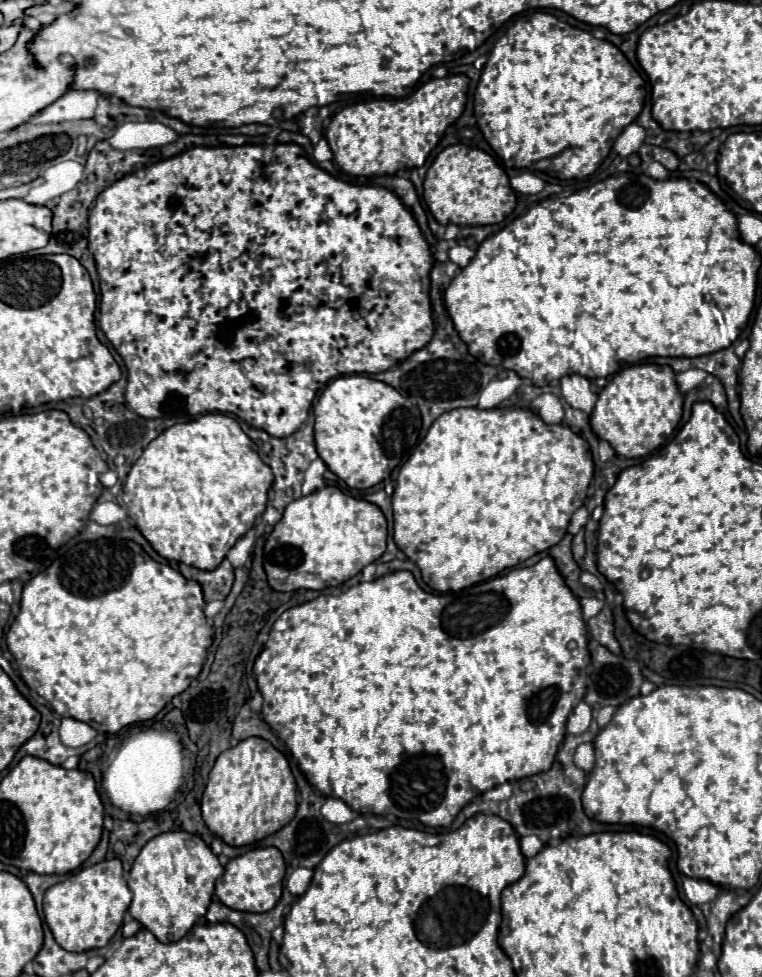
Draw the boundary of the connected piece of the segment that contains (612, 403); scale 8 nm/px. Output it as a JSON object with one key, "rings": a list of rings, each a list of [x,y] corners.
{"rings":[[[630,365],[616,373],[598,395],[590,415],[594,433],[608,441],[618,455],[644,457],[664,445],[682,417],[682,393],[668,365]]]}

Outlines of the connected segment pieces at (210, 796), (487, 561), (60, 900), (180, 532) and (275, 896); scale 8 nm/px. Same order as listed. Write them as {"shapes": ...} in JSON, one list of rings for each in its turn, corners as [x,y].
{"shapes":[[[[248,737],[218,757],[202,795],[204,823],[232,847],[252,845],[280,831],[290,823],[296,807],[298,793],[288,759],[272,743],[260,737]]],[[[462,407],[446,411],[400,467],[392,495],[394,541],[420,567],[426,585],[440,593],[460,591],[556,545],[566,535],[572,513],[586,499],[592,473],[590,449],[568,425],[548,425],[528,409]]],[[[104,859],[90,867],[68,875],[62,883],[46,889],[44,917],[56,939],[56,943],[74,953],[106,947],[124,921],[124,913],[130,905],[130,889],[122,875],[120,859]]],[[[204,413],[192,421],[176,423],[162,431],[132,465],[122,501],[128,517],[140,533],[148,539],[152,549],[168,561],[182,561],[198,569],[214,569],[230,547],[254,527],[262,515],[268,499],[268,489],[274,477],[270,467],[260,459],[256,443],[242,431],[242,427],[224,413]]],[[[254,847],[244,855],[228,861],[224,875],[216,881],[216,895],[226,907],[236,911],[250,911],[250,913],[270,911],[282,895],[284,869],[286,865],[282,853],[276,847]]]]}

